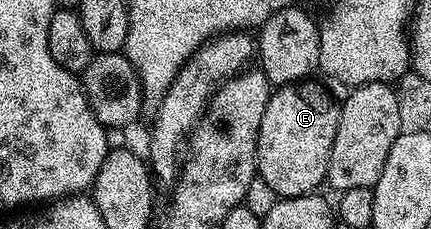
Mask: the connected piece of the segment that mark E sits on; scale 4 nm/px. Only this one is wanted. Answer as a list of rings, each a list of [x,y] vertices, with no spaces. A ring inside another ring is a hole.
[[[306,78],[297,81],[296,84],[280,85],[270,95],[267,102],[267,110],[263,110],[263,122],[259,126],[259,142],[257,143],[257,175],[263,182],[267,182],[267,186],[271,186],[271,190],[277,192],[278,197],[284,198],[287,196],[308,196],[316,193],[320,184],[324,185],[327,180],[327,166],[331,158],[331,146],[335,142],[335,130],[339,130],[339,114],[341,113],[341,106],[338,97],[333,97],[327,89],[321,84],[316,84],[316,79]]]

